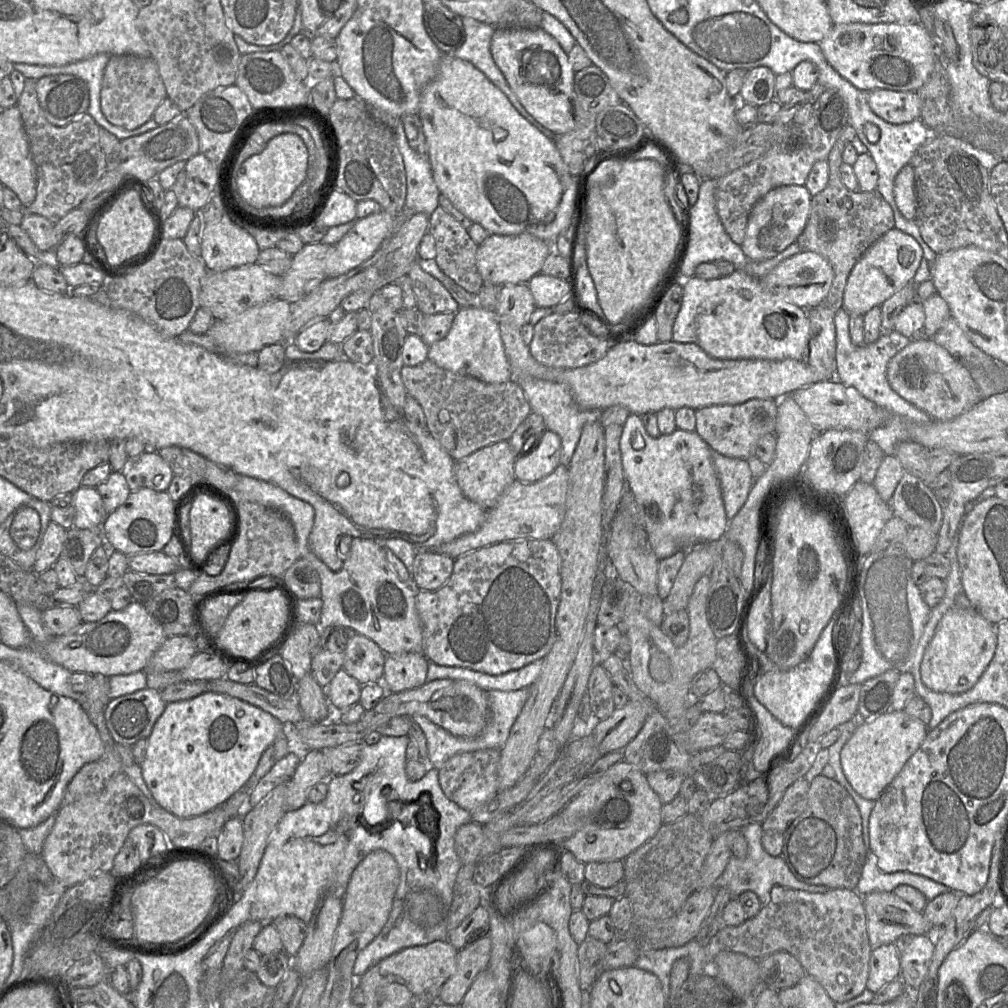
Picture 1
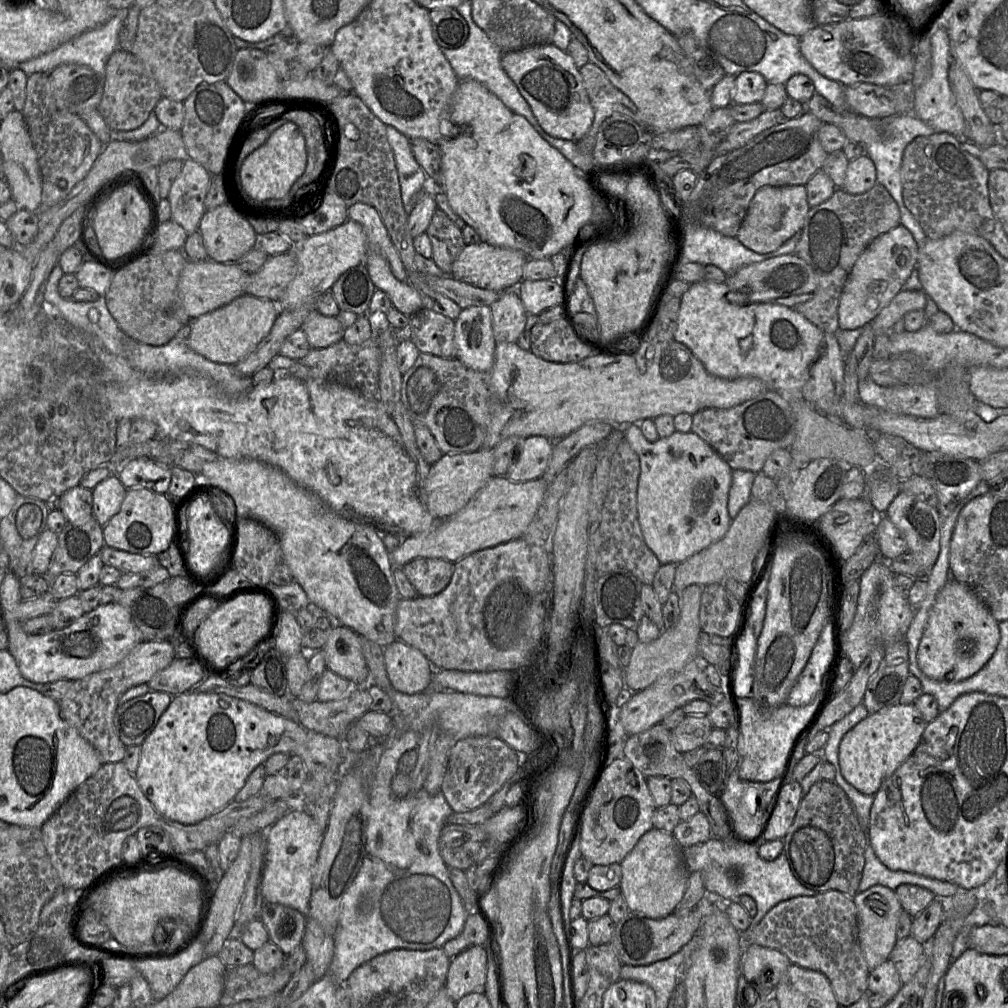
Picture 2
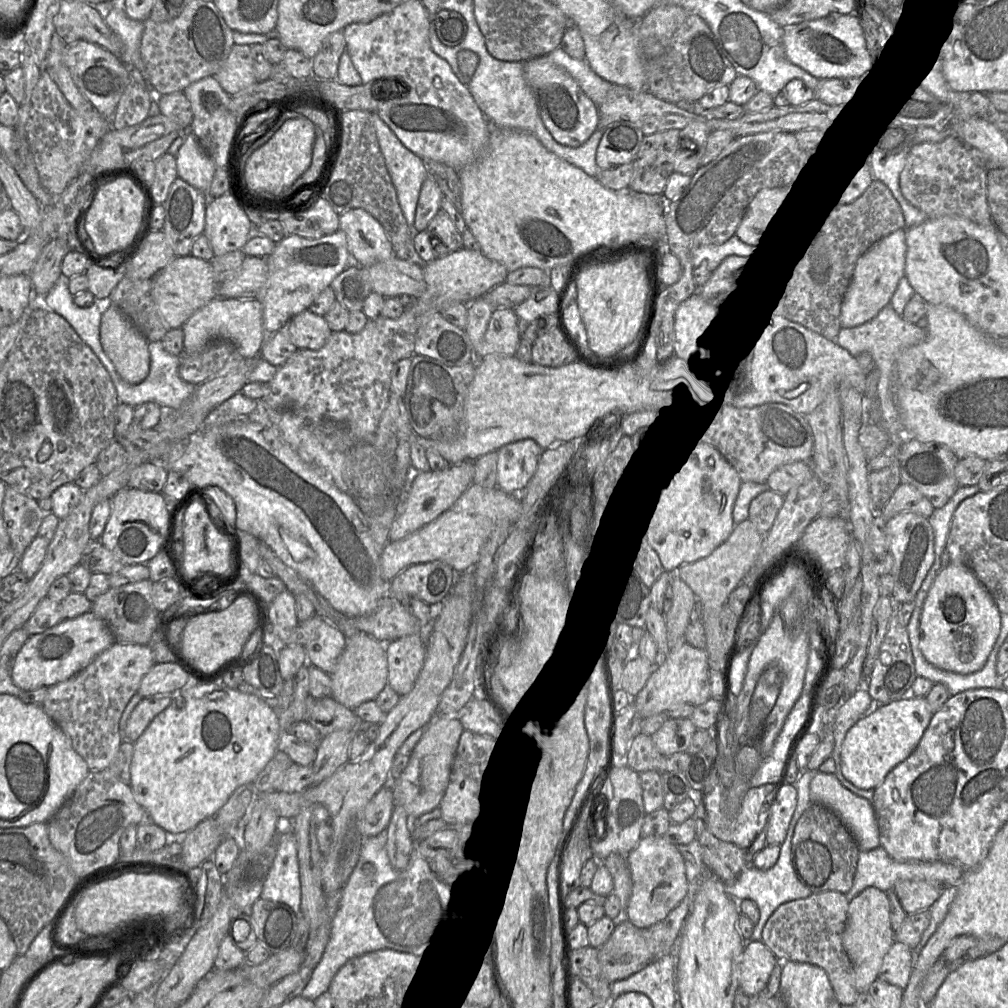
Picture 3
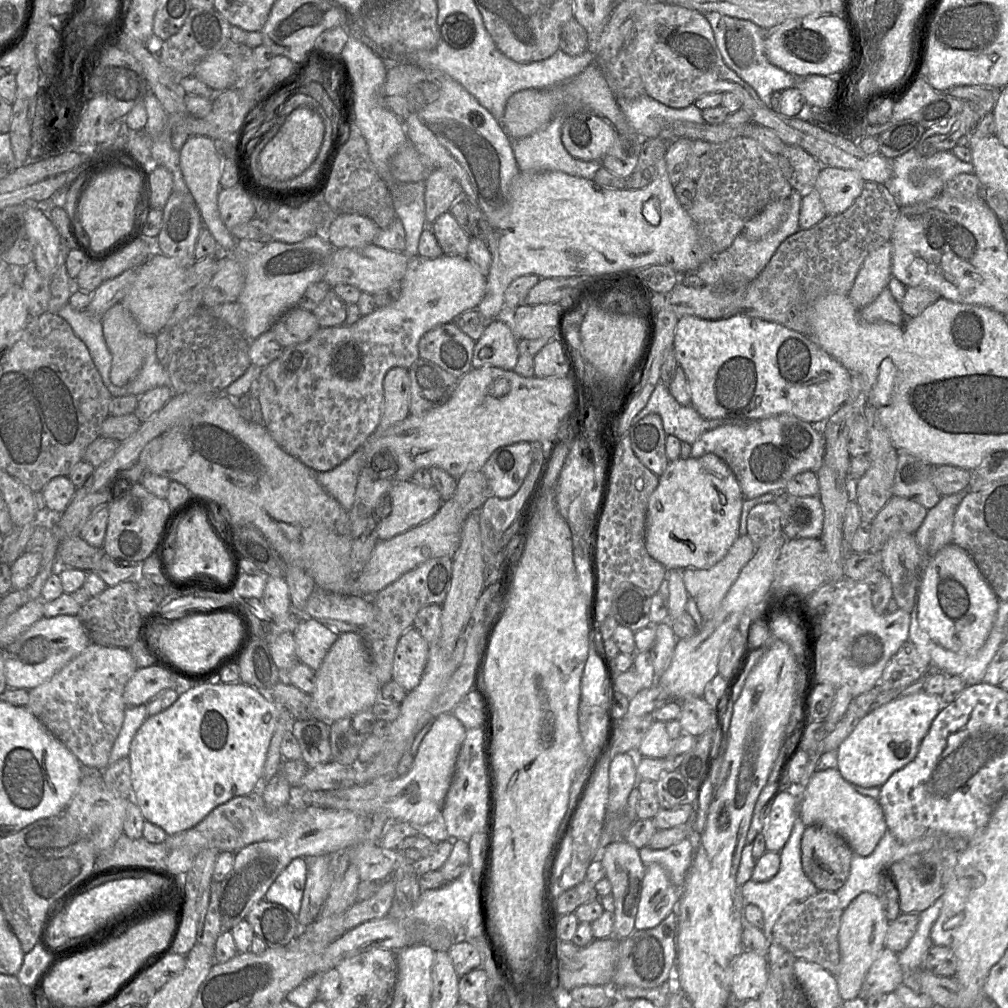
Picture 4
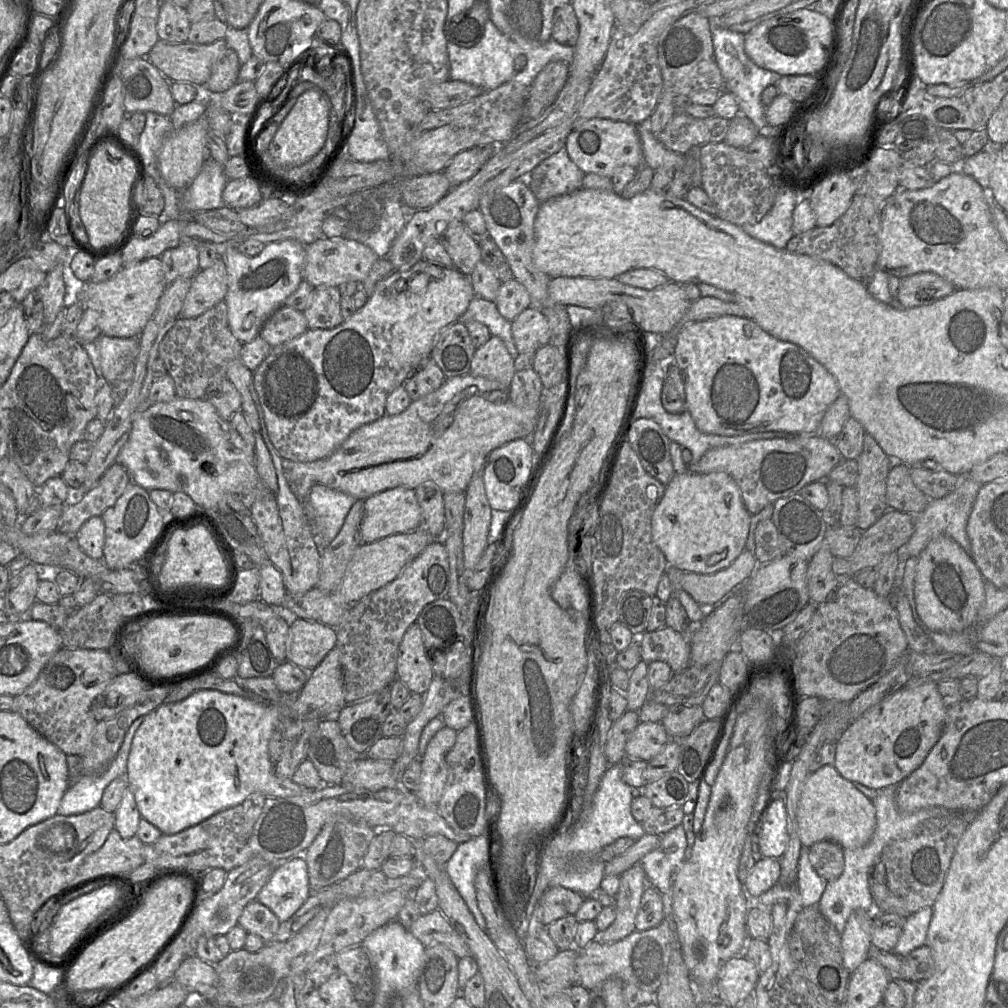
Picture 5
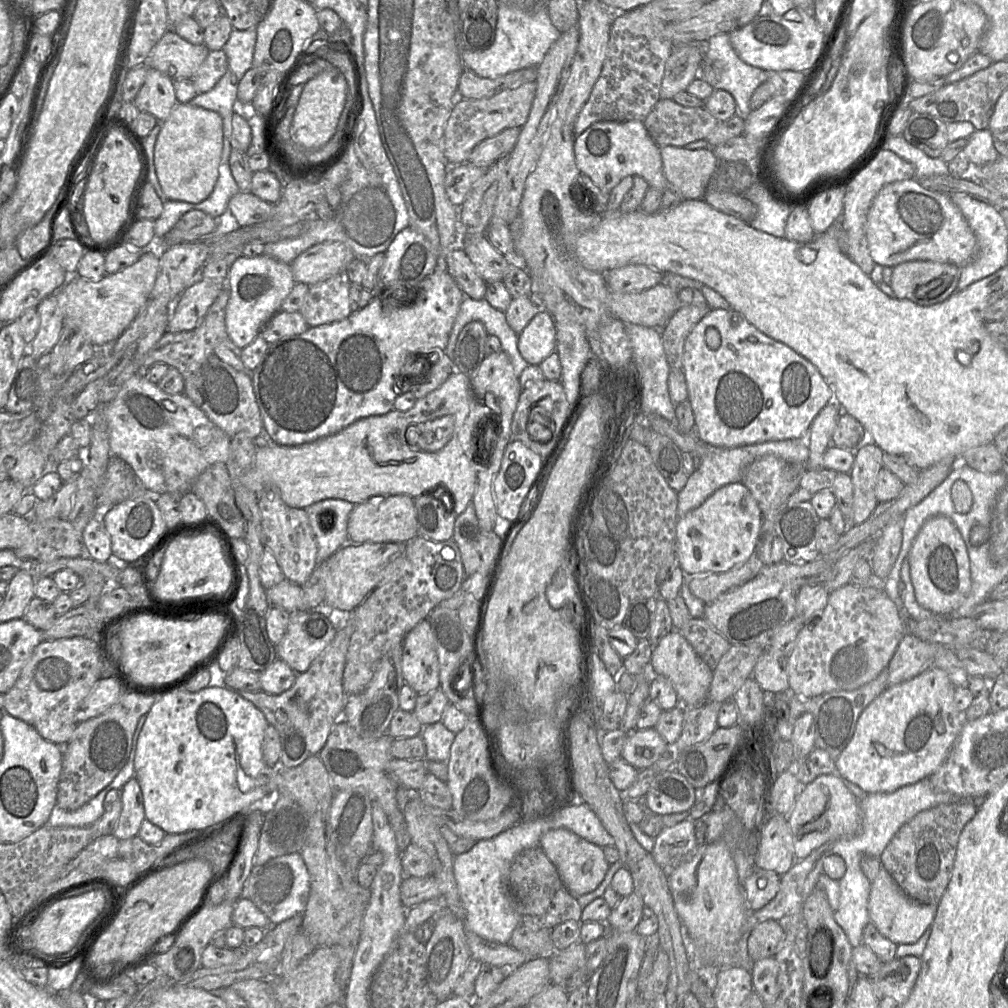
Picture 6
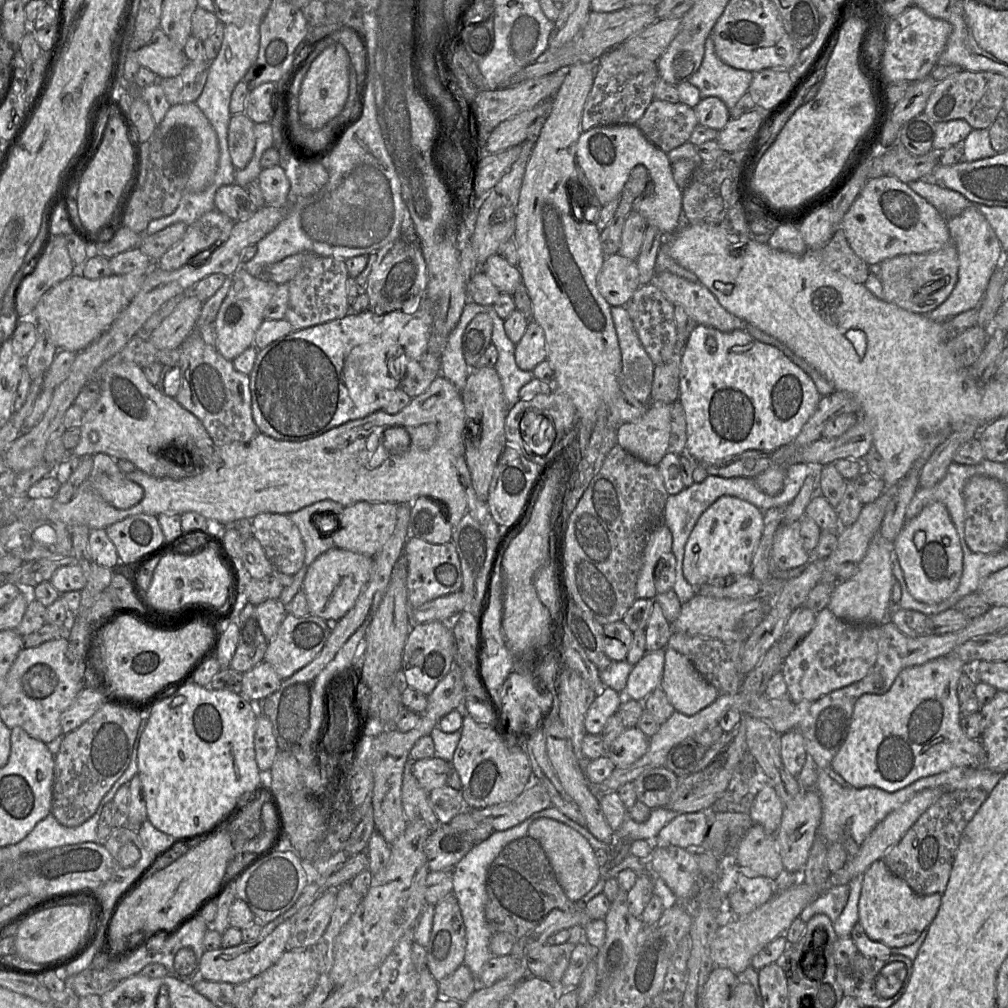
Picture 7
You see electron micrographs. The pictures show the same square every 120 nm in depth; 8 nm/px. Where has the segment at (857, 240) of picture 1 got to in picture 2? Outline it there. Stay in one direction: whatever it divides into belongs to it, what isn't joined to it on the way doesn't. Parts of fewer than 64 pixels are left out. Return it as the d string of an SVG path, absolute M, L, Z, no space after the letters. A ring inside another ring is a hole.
M879 183L859 195L852 195L837 188L828 200L811 207L793 254L810 266L817 287L809 301L798 304L793 309L824 333L835 334L839 329L840 296L855 262L874 239L899 226L900 223L901 216L897 203Z

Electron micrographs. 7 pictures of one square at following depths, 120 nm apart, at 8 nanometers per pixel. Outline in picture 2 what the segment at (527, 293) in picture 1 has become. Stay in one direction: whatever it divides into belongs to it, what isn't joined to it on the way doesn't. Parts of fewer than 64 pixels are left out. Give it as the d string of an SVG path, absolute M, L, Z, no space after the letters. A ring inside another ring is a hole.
M517 290L502 292L490 307L496 343L517 343L520 334L525 330L528 316Z

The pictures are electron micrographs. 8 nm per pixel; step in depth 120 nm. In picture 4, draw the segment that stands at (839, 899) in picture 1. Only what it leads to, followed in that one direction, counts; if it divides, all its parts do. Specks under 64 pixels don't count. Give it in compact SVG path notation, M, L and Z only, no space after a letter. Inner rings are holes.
M819 891L804 900L789 904L773 926L773 942L788 949L798 959L817 963L832 975L840 970L838 933L844 910L834 892Z

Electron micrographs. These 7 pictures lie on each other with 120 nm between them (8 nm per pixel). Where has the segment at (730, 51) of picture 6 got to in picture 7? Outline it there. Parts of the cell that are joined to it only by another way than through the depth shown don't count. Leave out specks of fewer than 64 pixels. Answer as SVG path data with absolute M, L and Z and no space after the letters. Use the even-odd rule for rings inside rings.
M709 37L701 66L688 82L700 90L702 98L717 97L732 109L748 91L752 79L753 72L724 63L717 56L714 42Z

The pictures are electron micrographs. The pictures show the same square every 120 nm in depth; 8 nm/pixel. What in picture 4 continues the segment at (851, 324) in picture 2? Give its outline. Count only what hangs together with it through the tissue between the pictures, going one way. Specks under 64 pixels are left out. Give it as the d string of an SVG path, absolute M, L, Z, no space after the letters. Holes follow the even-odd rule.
M888 241L865 258L848 293L859 310L873 302L888 286L892 277L892 251L892 244Z

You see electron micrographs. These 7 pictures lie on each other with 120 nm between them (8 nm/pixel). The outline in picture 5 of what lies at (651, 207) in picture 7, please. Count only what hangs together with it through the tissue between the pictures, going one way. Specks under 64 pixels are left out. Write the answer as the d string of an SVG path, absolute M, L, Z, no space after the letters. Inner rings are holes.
M593 118L577 125L567 137L566 150L585 174L595 173L610 179L622 166L637 169L645 163L637 125L611 119Z

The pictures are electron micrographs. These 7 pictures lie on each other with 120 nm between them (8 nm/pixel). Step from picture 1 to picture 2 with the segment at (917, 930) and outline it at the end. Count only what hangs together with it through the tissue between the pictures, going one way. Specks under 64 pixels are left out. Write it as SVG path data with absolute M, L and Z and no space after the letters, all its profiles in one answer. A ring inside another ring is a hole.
M873 885L853 897L857 910L858 938L869 970L889 959L896 943L896 926L902 906L895 891L882 885Z

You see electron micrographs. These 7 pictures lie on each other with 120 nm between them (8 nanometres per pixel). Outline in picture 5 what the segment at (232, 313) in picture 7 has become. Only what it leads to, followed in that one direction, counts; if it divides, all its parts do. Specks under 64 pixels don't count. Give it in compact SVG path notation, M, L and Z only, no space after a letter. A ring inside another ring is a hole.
M296 240L267 243L256 256L246 256L236 246L228 247L221 255L228 277L228 290L224 298L228 324L238 341L242 344L253 341L272 313L284 305L286 298L296 291L303 281L305 257L306 246Z

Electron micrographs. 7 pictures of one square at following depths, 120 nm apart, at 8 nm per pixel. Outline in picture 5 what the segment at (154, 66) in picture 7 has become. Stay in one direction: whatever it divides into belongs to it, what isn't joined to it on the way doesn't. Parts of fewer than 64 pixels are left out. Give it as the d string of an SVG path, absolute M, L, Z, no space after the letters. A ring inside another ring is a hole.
M224 38L211 44L171 43L159 39L147 58L169 81L204 85L214 63L227 48Z

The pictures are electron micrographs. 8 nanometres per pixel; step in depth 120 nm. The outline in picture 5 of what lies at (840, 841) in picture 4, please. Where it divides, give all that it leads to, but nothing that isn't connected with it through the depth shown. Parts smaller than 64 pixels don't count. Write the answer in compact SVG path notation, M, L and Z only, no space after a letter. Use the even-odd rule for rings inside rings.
M824 840L808 848L809 861L816 873L827 883L836 881L845 867L844 849L837 843Z

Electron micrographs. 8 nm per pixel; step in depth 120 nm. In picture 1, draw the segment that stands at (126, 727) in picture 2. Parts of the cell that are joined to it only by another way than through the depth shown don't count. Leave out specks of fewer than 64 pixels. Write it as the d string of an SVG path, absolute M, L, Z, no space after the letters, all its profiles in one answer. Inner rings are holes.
M150 688L110 700L105 722L114 742L133 746L140 739L148 739L166 705L160 691Z

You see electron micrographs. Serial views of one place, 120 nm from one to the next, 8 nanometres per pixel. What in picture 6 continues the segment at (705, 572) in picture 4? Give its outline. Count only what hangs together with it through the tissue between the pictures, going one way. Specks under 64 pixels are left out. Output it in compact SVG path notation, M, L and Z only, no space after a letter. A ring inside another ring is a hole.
M753 553L749 559L721 573L693 576L688 583L691 593L703 602L711 603L722 594L751 580L764 566Z

